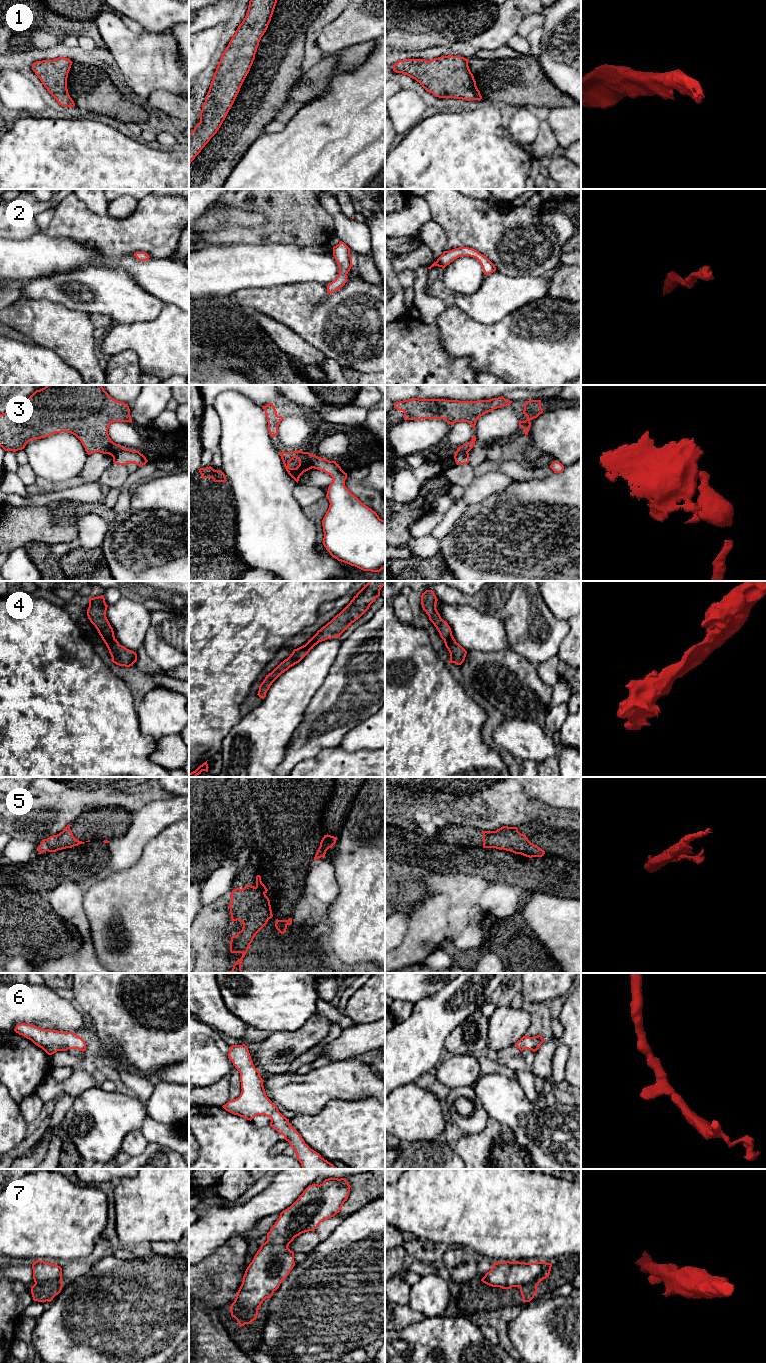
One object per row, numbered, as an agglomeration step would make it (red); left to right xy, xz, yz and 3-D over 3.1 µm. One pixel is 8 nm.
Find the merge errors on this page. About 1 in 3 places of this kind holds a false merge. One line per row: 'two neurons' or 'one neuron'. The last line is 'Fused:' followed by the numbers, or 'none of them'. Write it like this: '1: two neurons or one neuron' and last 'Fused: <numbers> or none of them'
1: one neuron
2: one neuron
3: two neurons
4: one neuron
5: one neuron
6: one neuron
7: two neurons
Fused: 3, 7

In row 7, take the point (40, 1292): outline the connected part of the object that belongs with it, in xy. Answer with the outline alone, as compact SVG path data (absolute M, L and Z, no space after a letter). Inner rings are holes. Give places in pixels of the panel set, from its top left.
M35 1283L31 1287L31 1294L34 1301L51 1302L53 1298L58 1295L63 1287L63 1283L43 1284Z

